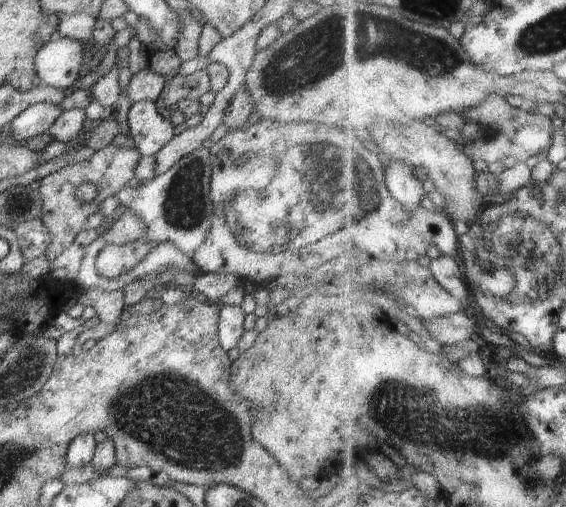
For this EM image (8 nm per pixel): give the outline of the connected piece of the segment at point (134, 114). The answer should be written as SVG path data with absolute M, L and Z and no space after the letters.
M158 101L132 102L128 112L130 136L142 155L156 155L174 137L174 127L159 113Z

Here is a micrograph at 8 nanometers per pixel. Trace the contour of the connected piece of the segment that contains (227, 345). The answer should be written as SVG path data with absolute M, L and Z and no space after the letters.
M223 306L219 313L218 340L224 351L236 348L245 334L245 313L241 306Z

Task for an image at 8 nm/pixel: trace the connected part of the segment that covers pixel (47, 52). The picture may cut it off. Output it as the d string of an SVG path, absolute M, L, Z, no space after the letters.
M55 35L34 56L34 70L42 85L73 89L83 66L85 45L80 40Z

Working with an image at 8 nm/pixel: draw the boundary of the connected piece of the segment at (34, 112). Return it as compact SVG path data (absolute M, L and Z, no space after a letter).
M54 103L34 104L26 108L9 124L12 138L16 142L22 142L22 140L30 140L30 138L49 133L52 124L62 112Z

